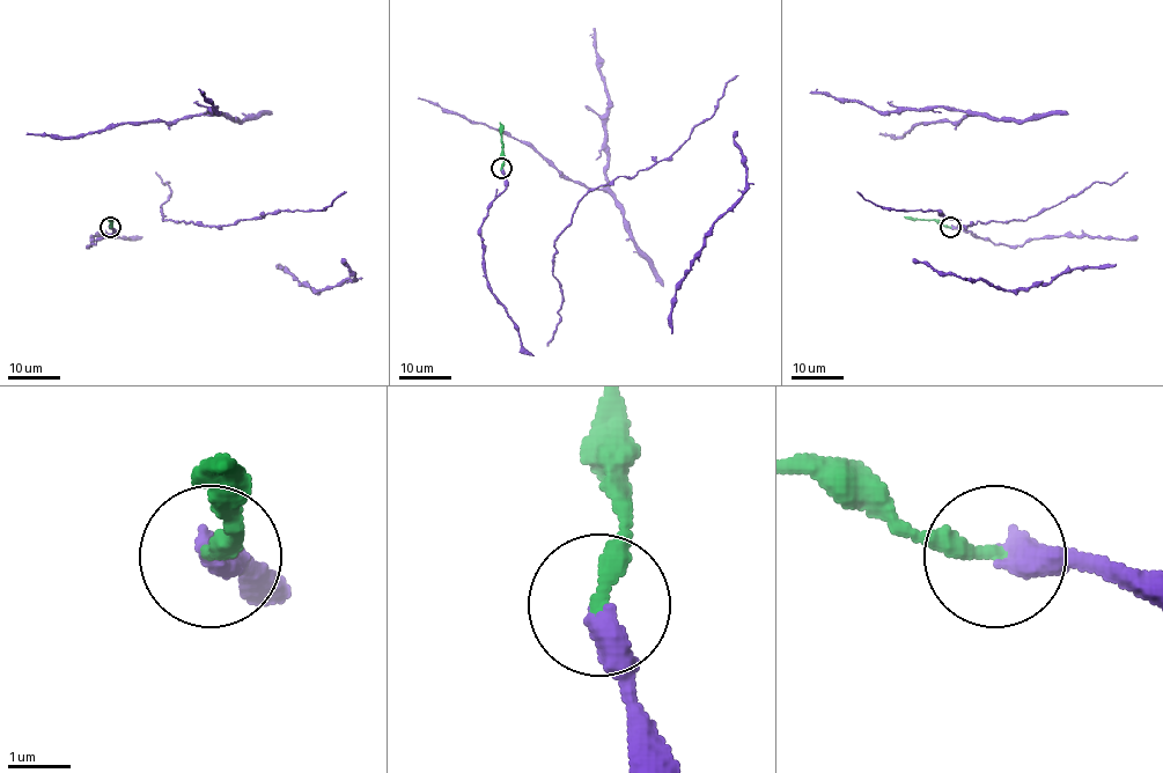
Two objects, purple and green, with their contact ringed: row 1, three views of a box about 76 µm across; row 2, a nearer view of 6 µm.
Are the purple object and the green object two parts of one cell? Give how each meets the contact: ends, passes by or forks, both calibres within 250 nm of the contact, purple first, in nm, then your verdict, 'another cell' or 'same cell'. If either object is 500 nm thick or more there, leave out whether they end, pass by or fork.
purple ends; green ends; calibres 420 and 300 nm; same cell

